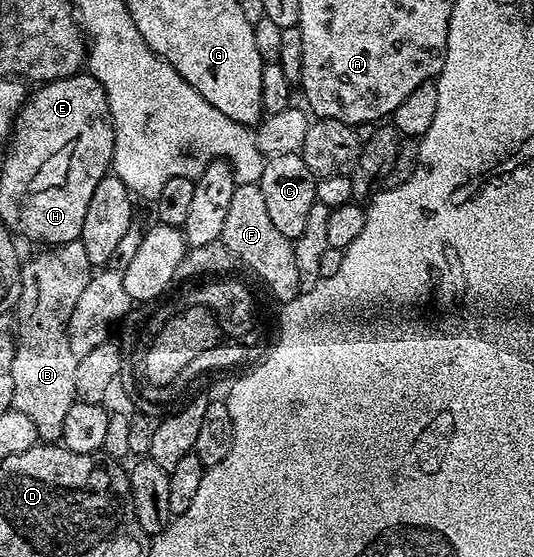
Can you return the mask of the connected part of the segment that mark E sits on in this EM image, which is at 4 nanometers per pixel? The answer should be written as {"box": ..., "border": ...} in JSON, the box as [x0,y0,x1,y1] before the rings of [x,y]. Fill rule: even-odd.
{"box":[18,71,115,175],"border":[[[80,71],[72,77],[63,77],[60,81],[49,81],[38,86],[35,94],[24,100],[18,117],[22,121],[31,121],[31,133],[41,133],[47,139],[63,141],[61,149],[55,155],[55,163],[60,167],[57,175],[65,175],[69,153],[67,149],[87,149],[87,163],[110,166],[115,150],[115,126],[111,123],[111,112],[107,106],[107,96],[101,83],[90,72]]]}

